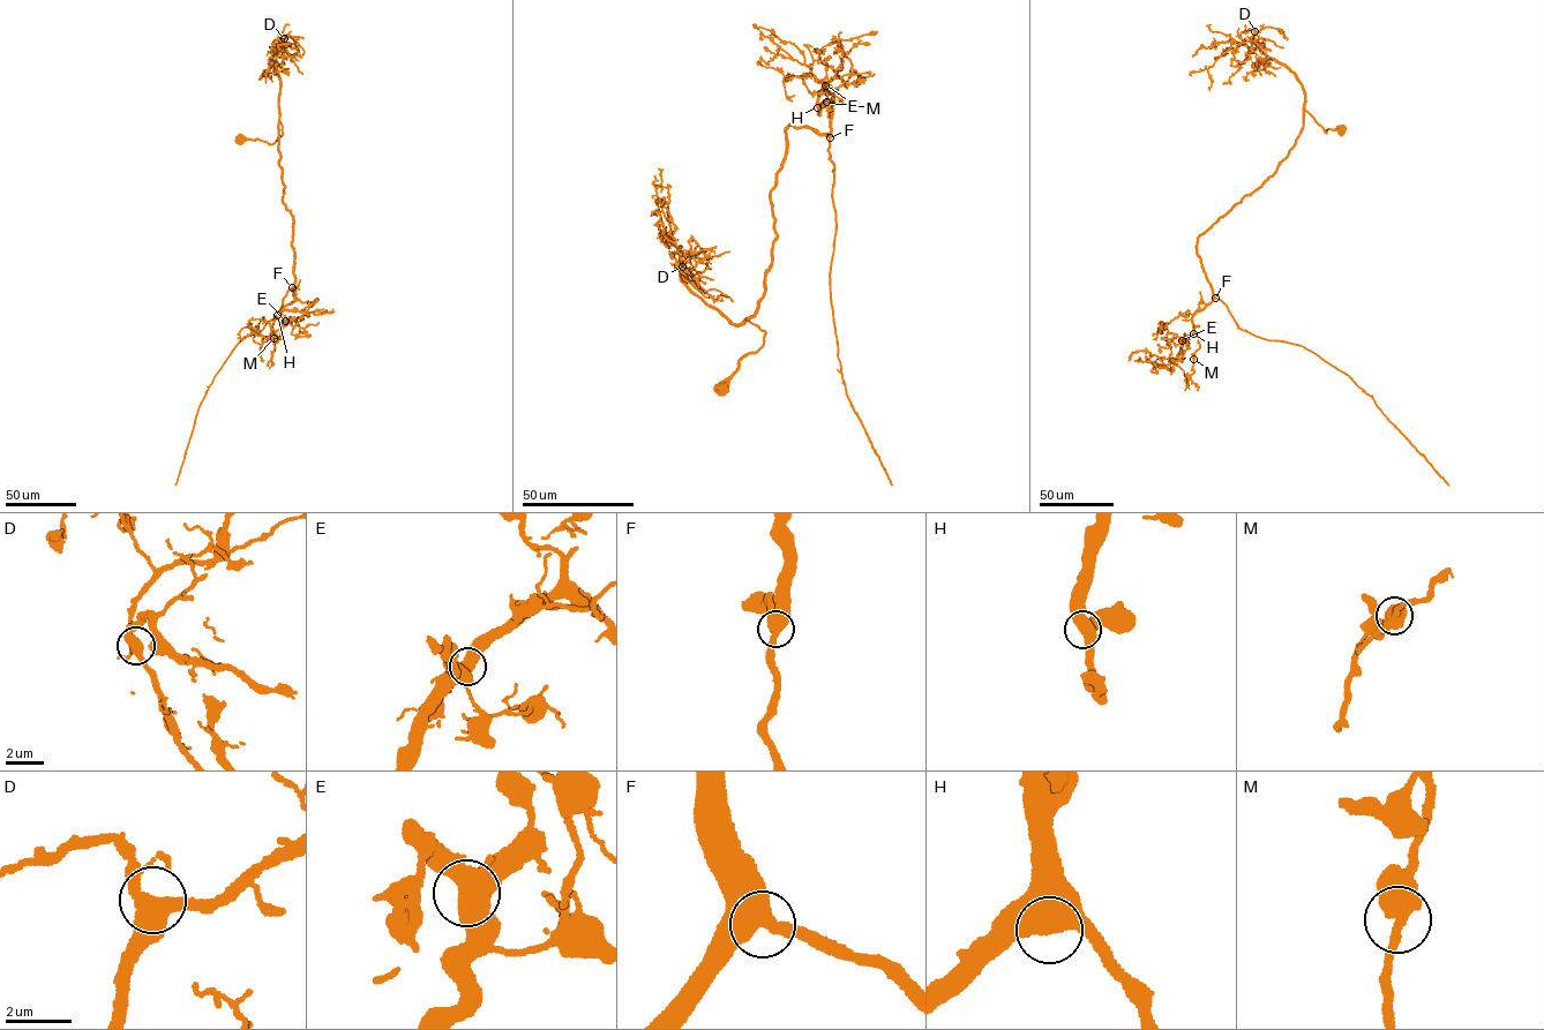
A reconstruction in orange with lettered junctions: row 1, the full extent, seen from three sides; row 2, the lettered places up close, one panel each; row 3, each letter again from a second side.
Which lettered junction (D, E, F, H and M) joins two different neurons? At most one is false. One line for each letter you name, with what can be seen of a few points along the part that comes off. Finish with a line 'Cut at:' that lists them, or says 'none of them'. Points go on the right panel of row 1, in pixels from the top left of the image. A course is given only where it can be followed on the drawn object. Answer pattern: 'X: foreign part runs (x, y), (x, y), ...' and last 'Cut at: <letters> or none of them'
Cut at: none of them

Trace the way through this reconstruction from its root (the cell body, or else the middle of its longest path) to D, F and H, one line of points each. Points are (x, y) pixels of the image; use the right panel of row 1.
D: (1341, 128), (1326, 132), (1317, 125), (1304, 108), (1304, 91), (1297, 76), (1260, 51), (1254, 31)
F: (1341, 128), (1325, 132), (1304, 111), (1302, 132), (1276, 171), (1199, 237), (1197, 254), (1215, 298)
H: (1341, 128), (1325, 132), (1304, 111), (1276, 171), (1199, 237), (1213, 299), (1192, 316), (1193, 333)

